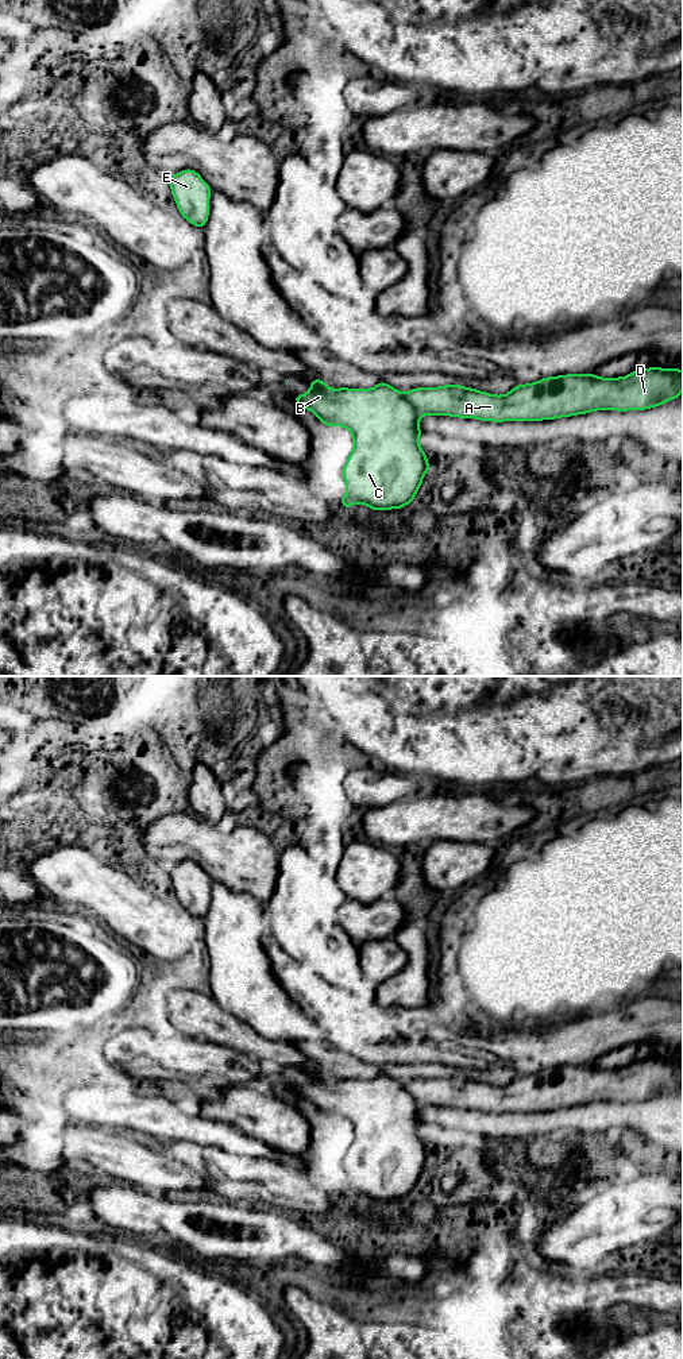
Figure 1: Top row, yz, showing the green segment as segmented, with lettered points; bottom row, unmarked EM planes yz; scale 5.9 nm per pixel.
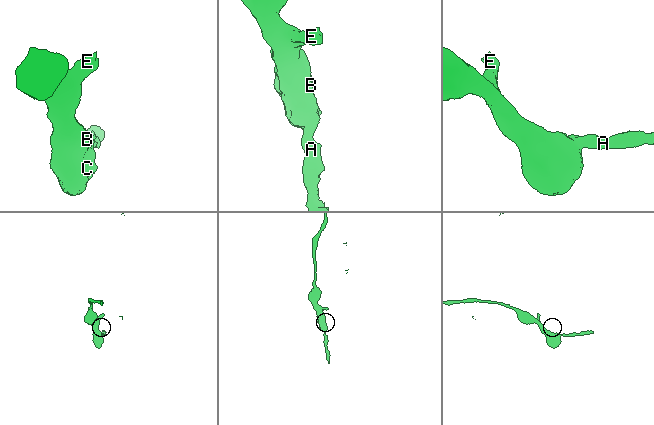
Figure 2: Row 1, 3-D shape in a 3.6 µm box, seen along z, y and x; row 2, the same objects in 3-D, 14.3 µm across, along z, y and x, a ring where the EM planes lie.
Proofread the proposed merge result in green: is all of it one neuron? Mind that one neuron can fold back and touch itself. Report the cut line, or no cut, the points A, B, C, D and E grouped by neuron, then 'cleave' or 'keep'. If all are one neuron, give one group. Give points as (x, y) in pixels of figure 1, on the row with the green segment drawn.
yz (404, 394), (421, 414) | A D / B C E | cleave

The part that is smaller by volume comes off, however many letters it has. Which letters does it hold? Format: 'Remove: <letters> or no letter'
Remove: A, D

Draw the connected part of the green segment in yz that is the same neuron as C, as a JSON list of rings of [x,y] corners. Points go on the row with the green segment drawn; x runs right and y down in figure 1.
[[[320,378],[310,381],[310,390],[292,397],[298,406],[310,410],[323,425],[344,426],[352,433],[352,452],[344,467],[343,479],[347,494],[342,497],[342,506],[363,503],[378,510],[402,509],[409,505],[431,470],[425,452],[418,444],[421,414],[408,401],[406,395],[381,381],[373,389],[332,390]]]

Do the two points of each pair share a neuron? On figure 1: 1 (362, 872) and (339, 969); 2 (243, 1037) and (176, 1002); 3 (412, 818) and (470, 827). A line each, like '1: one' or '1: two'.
1: two
2: one
3: one

